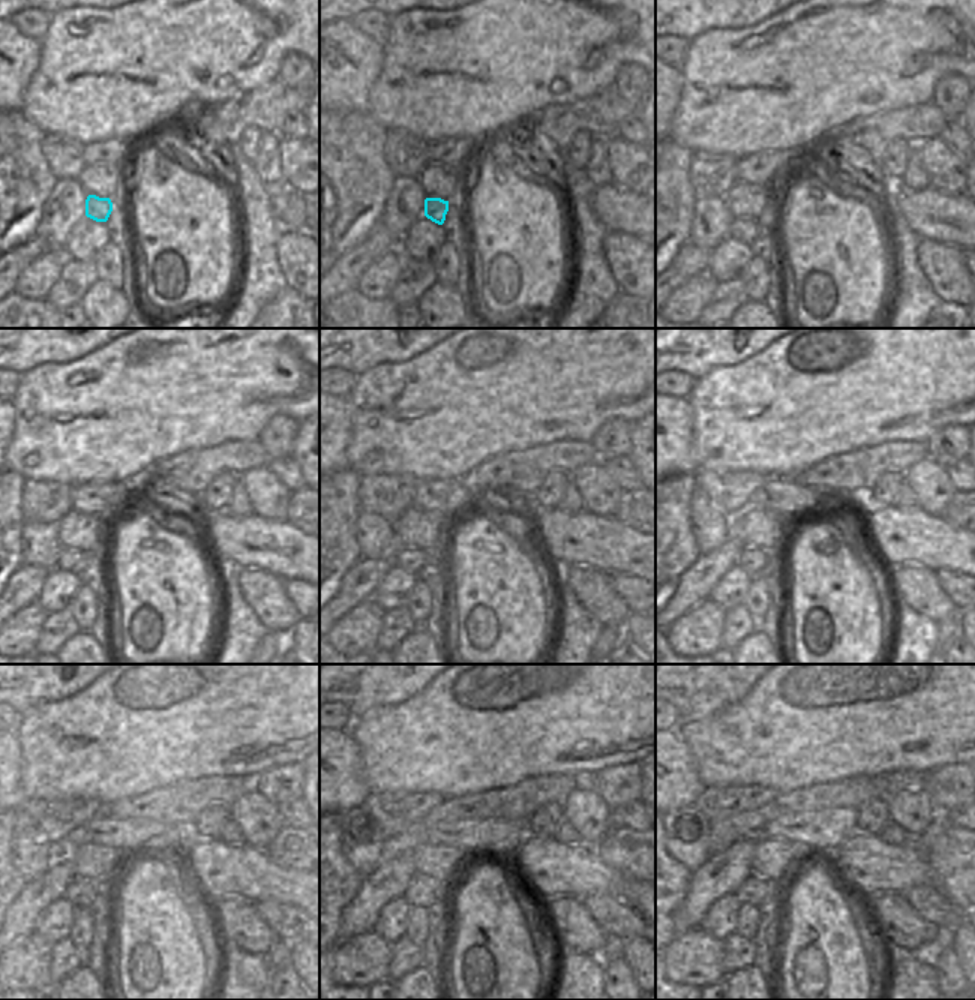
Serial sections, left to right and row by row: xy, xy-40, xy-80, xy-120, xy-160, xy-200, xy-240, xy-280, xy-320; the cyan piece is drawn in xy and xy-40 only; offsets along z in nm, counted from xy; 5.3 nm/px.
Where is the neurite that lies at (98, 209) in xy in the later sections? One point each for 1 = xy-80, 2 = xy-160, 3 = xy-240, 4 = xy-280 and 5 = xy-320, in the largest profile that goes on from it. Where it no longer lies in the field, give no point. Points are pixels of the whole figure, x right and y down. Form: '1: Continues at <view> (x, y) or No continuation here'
1: Continues at xy-80 (743, 230)
2: Continues at xy-160 (413, 561)
3: Continues at xy-240 (81, 892)
4: Continues at xy-280 (422, 891)
5: Continues at xy-320 (755, 891).

